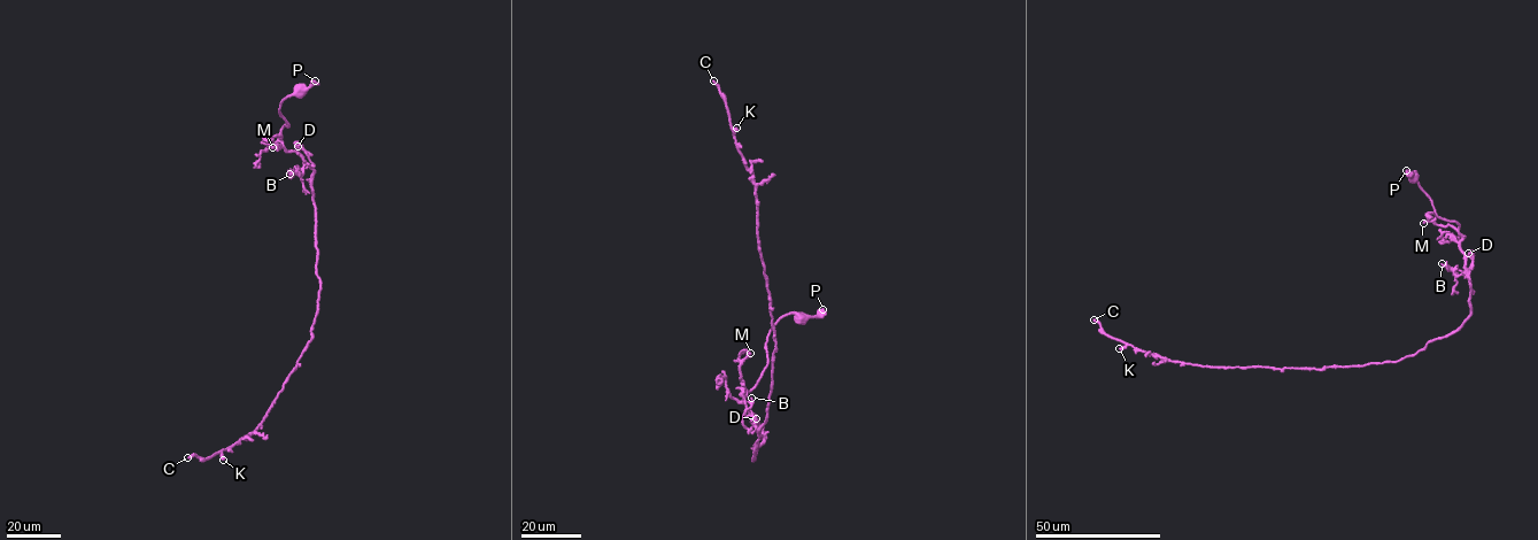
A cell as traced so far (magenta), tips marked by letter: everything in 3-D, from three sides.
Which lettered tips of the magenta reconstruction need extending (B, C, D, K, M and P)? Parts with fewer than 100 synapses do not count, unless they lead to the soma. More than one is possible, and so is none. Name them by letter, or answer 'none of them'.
C

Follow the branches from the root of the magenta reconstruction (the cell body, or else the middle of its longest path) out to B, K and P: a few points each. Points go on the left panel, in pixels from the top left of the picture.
B: (300, 91), (283, 100), (279, 109), (288, 125), (280, 130), (281, 145), (299, 154), (304, 164), (290, 174)
K: (300, 91), (280, 102), (288, 125), (280, 138), (314, 169), (317, 311), (262, 422), (222, 450), (223, 460)
P: (300, 91), (315, 80)

